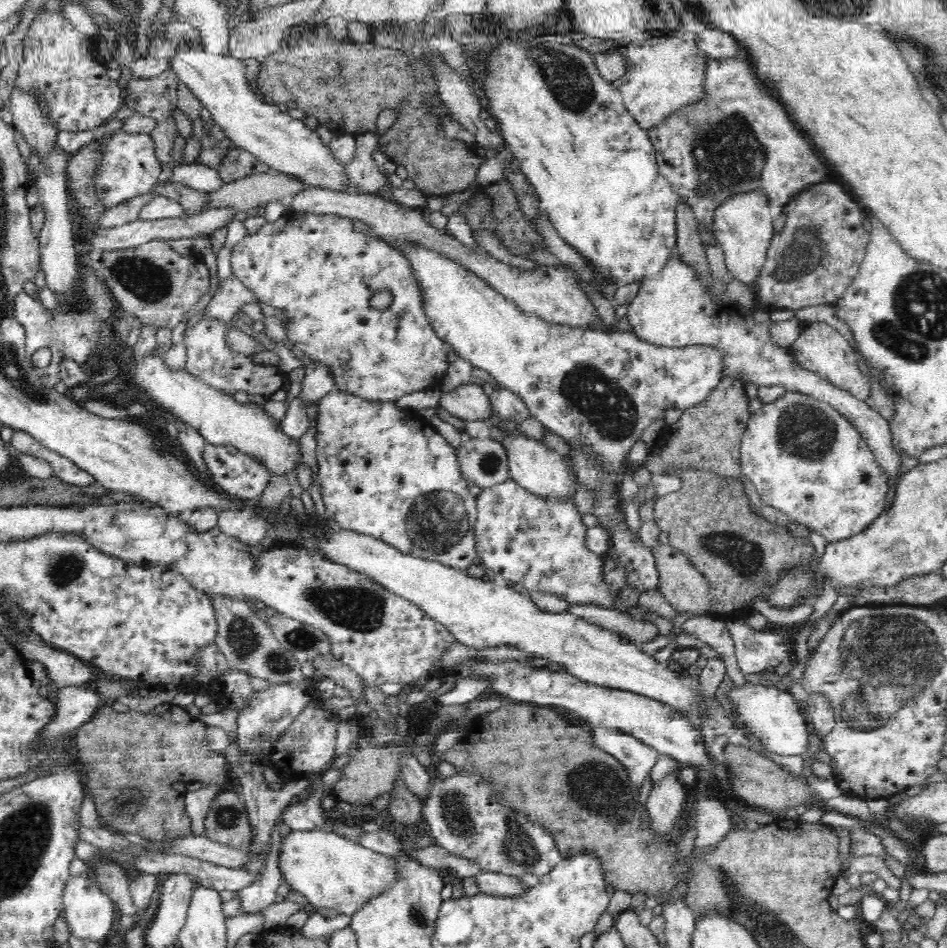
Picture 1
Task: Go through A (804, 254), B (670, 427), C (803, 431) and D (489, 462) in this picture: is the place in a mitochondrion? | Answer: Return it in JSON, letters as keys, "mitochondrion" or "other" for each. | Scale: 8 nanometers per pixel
{"A":"mitochondrion","B":"other","C":"mitochondrion","D":"mitochondrion"}

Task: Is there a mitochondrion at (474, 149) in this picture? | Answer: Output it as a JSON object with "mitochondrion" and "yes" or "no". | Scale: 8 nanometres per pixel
{"mitochondrion":"no"}

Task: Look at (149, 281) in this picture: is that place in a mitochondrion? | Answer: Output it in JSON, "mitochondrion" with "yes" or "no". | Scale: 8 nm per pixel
{"mitochondrion":"yes"}

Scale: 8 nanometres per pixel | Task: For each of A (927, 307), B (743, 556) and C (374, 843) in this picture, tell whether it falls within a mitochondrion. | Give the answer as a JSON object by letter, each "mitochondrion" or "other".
{"A":"mitochondrion","B":"mitochondrion","C":"other"}

